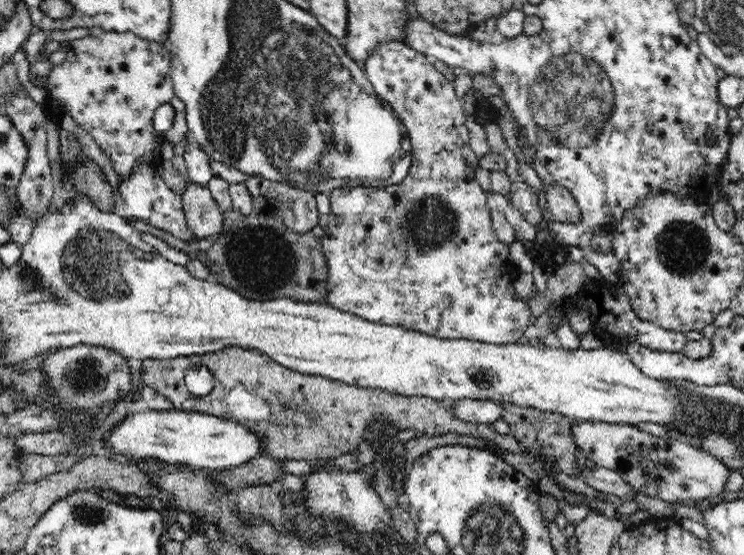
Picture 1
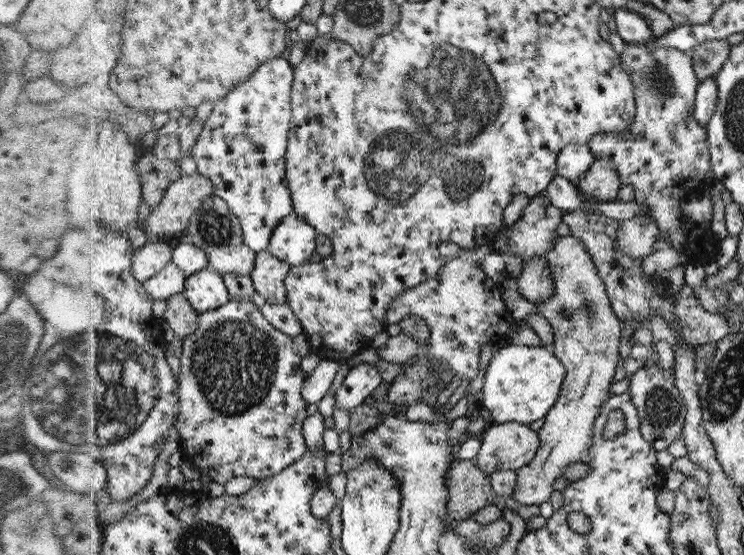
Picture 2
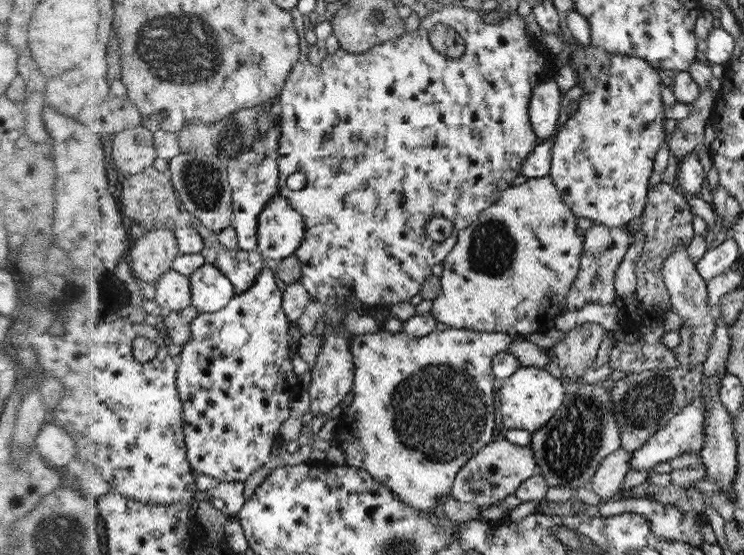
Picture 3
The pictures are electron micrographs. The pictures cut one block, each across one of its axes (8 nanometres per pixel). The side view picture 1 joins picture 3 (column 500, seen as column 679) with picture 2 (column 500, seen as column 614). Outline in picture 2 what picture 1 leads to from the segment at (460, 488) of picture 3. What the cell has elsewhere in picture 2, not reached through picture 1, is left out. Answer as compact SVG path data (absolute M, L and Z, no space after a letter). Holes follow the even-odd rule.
M514 421L492 425L482 432L481 440L475 464L490 476L498 471L525 467L536 458L540 446L538 432Z

